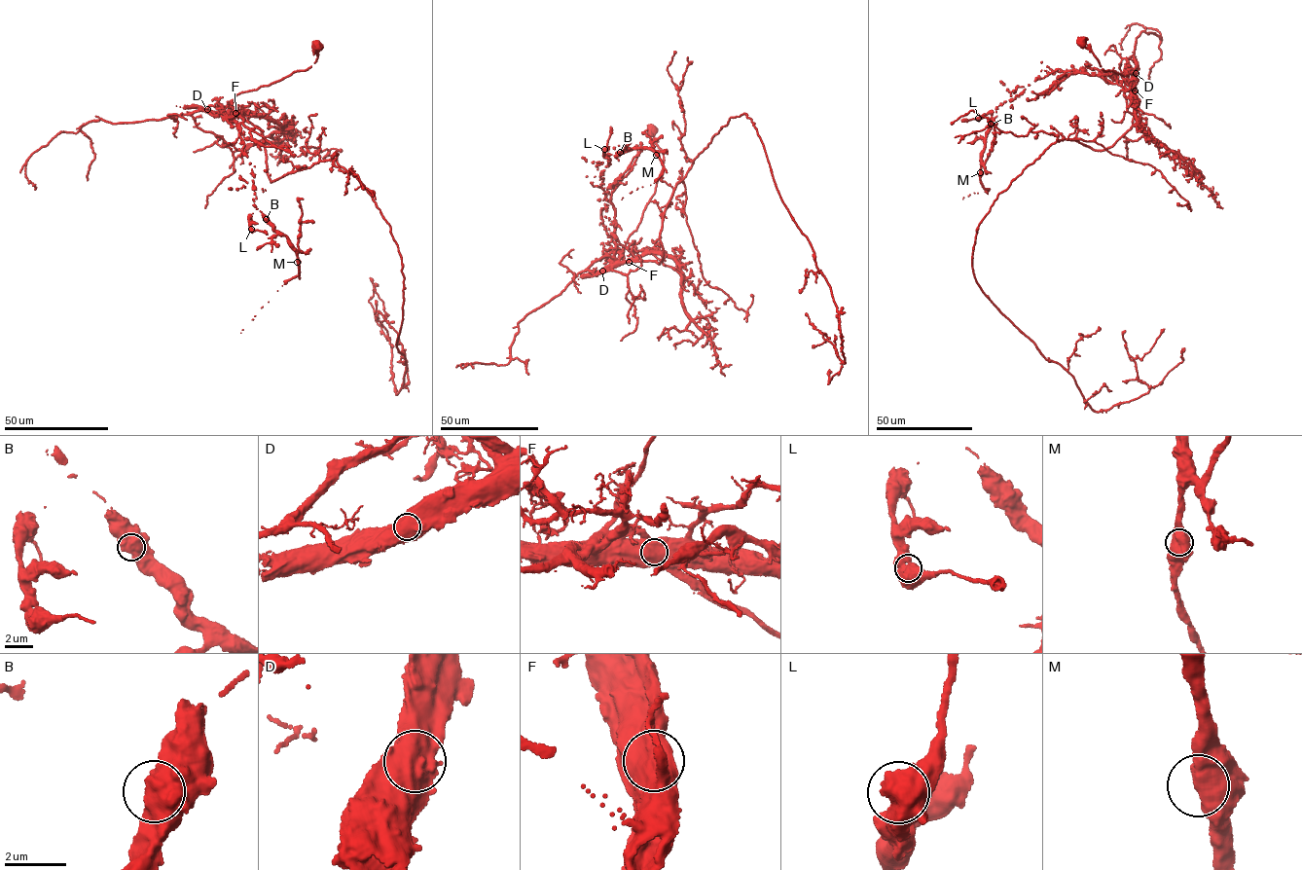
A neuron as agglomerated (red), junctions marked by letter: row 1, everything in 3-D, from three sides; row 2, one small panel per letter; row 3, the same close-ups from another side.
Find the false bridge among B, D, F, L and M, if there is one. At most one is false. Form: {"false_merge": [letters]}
{"false_merge": ["F"]}

